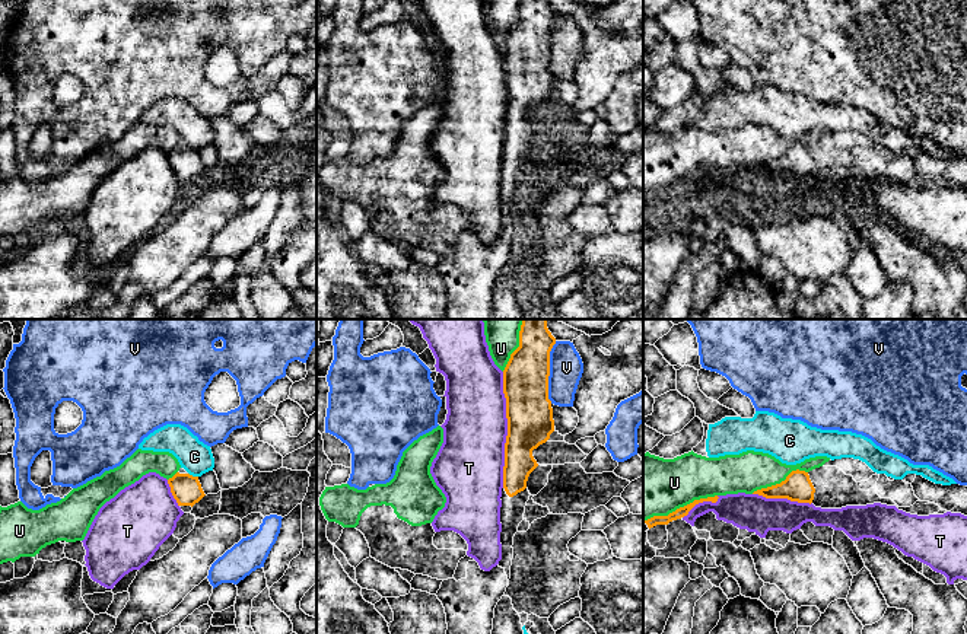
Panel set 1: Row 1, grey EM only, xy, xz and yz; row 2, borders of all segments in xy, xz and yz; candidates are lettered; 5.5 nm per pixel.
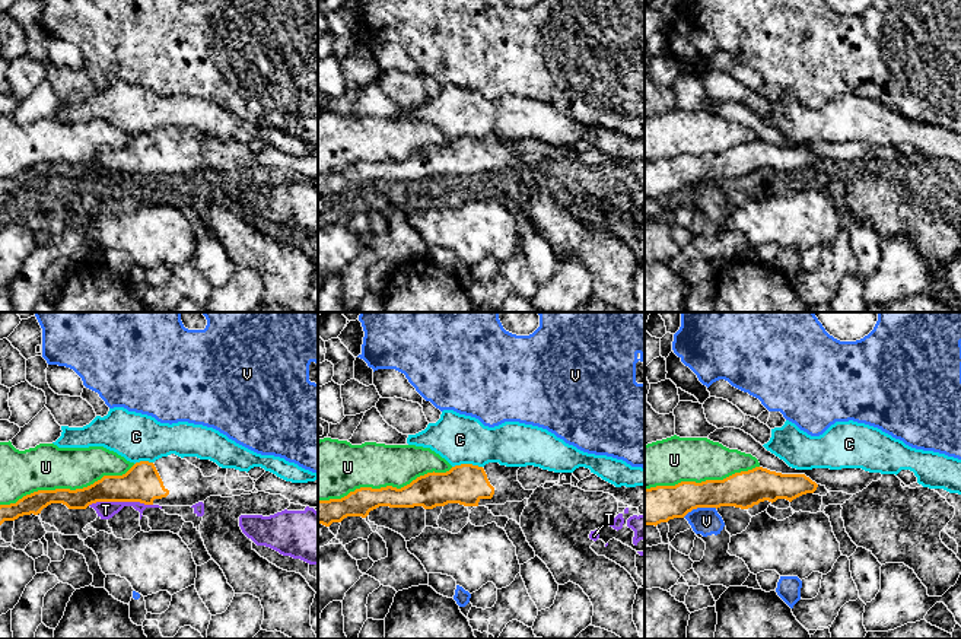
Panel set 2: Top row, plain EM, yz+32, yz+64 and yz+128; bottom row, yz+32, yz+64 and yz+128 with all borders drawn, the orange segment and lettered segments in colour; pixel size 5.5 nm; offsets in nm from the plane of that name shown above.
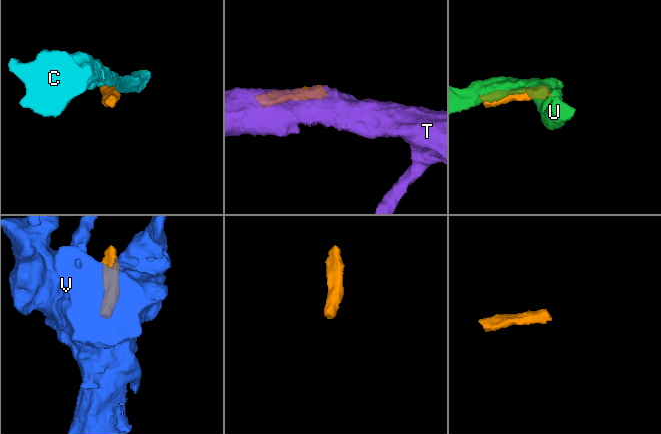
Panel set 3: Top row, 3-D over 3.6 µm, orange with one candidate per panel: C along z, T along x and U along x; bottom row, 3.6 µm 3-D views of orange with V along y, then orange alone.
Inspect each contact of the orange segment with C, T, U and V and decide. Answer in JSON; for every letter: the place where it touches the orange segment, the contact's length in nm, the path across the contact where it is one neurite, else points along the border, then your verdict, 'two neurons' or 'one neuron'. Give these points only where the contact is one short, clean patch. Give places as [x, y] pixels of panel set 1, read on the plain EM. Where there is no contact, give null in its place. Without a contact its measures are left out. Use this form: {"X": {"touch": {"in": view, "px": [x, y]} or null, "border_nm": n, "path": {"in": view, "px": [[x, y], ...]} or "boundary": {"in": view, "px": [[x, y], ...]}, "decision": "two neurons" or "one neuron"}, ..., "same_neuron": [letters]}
{"C": {"touch": {"in": "xy", "px": [191, 149]}, "border_nm": 60, "boundary": {"in": "xy", "px": [[188, 146], [197, 150]]}, "decision": "two neurons"}, "T": {"touch": {"in": "xz", "px": [508, 104]}, "border_nm": 650, "decision": "two neurons"}, "U": {"touch": {"in": "yz", "px": [680, 181]}, "border_nm": 440, "decision": "two neurons"}, "V": {"touch": {"in": "xz", "px": [549, 45]}, "border_nm": 340, "boundary": {"in": "xz", "px": [[556, 15], [550, 25], [550, 76]]}, "decision": "two neurons"}, "same_neuron": []}

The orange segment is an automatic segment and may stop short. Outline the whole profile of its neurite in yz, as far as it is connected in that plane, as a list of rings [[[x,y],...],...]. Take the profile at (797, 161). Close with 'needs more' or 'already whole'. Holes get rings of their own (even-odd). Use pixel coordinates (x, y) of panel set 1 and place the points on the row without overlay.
[[[853,131],[830,133],[809,146],[792,144],[780,157],[757,163],[753,168],[812,176],[821,182],[874,176],[910,181],[919,175],[912,157],[877,147],[865,136]]]; needs more

